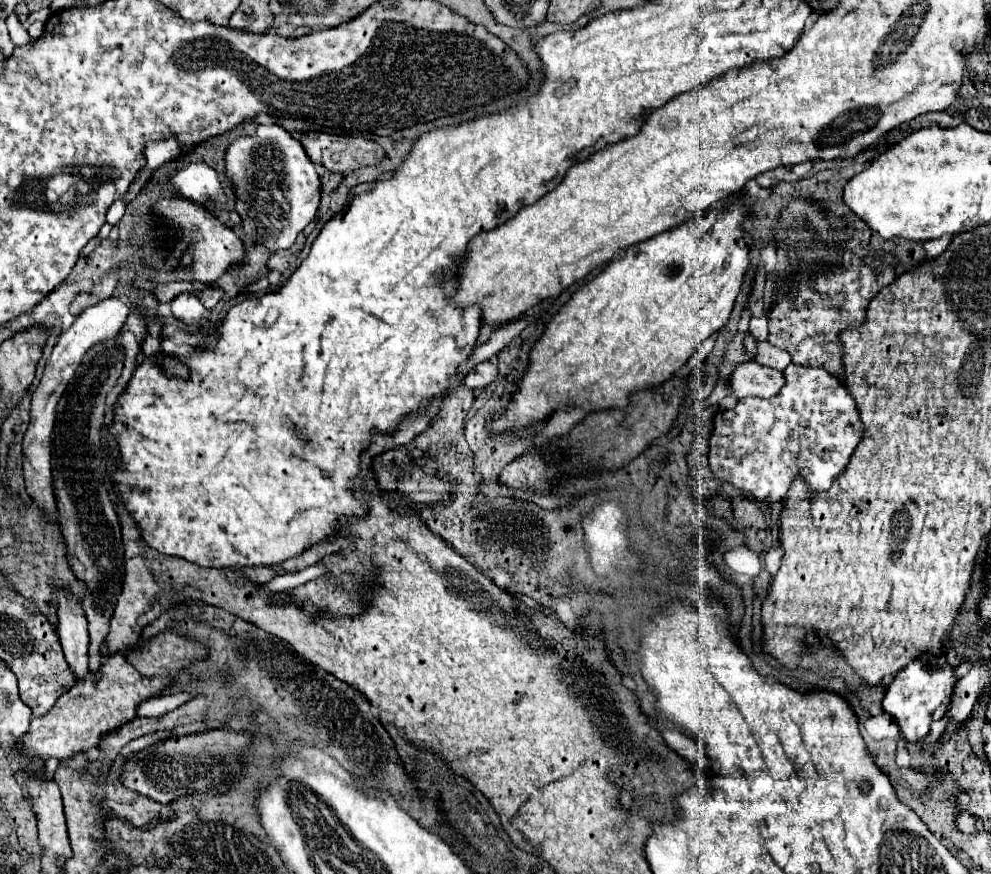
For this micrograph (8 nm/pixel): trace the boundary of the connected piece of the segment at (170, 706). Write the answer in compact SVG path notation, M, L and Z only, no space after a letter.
M186 693L152 697L152 701L144 701L144 703L138 707L138 717L160 717L160 715L166 715L166 713L178 709L180 705L188 703L192 697L194 697L194 695L186 695Z

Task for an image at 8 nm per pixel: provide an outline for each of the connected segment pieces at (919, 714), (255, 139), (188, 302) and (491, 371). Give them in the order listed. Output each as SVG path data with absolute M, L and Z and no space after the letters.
M942 657L940 663L942 663L942 667L932 669L932 671L928 671L920 661L912 663L908 669L902 669L896 675L896 679L890 683L890 687L884 693L882 709L896 721L896 725L900 727L900 737L906 743L922 741L926 737L926 733L930 731L930 725L934 721L942 719L948 709L956 679L954 679L954 669L948 665L946 657Z
M258 125L254 135L238 137L226 149L226 177L236 197L244 233L270 251L290 249L298 233L316 217L320 203L316 165L282 125Z
M180 293L172 301L172 313L184 323L204 323L210 311L200 303L196 293Z
M484 361L484 363L478 363L466 377L464 377L464 383L472 389L478 389L478 387L486 387L490 385L498 375L498 369L490 363L490 361Z

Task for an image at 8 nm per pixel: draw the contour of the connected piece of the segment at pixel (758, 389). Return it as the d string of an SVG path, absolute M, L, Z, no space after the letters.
M756 361L740 363L730 377L730 387L738 399L746 395L774 397L784 385L784 375L776 369L764 367Z

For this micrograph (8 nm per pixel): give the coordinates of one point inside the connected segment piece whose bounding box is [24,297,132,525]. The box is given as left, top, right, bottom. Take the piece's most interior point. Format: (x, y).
(104, 320)

